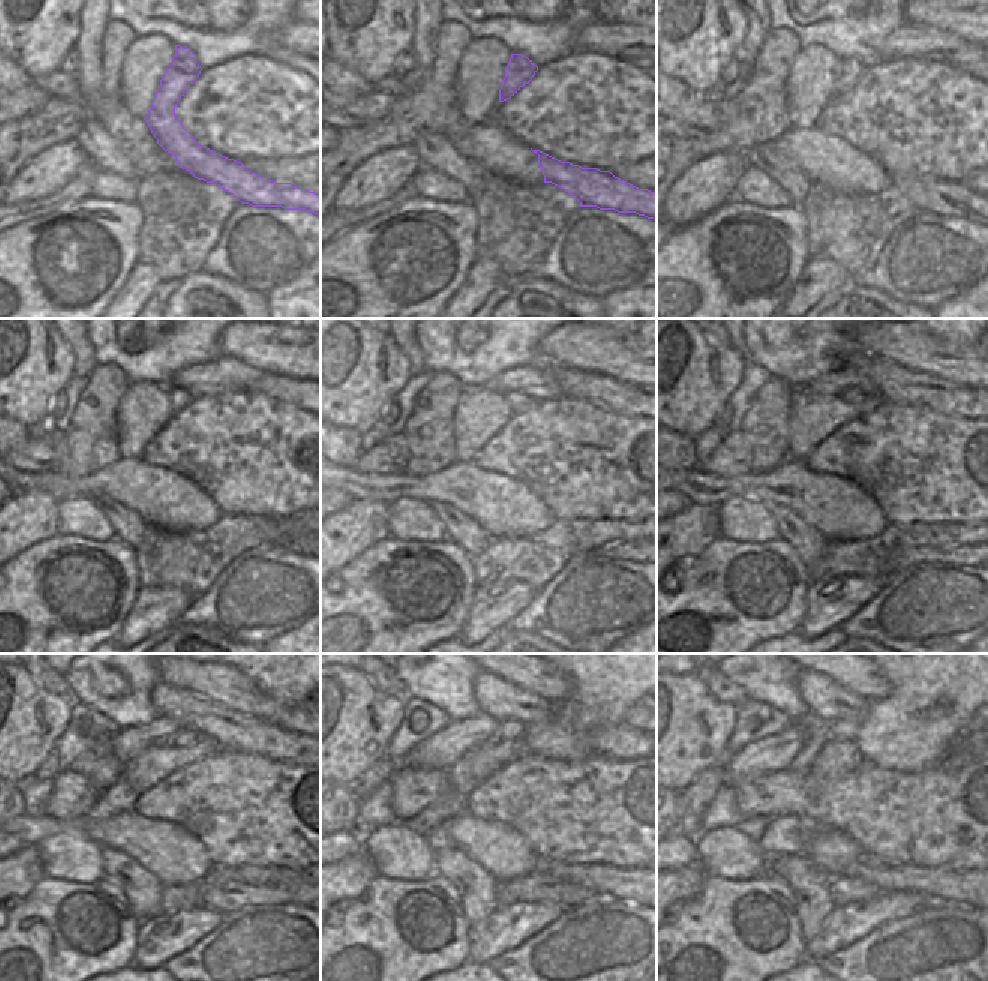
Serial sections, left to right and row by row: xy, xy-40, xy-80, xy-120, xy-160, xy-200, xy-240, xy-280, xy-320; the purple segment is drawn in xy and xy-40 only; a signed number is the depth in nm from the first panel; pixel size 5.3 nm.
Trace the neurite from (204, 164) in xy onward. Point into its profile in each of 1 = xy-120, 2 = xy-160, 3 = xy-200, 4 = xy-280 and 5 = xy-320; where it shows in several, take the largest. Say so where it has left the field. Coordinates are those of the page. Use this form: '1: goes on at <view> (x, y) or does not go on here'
1: goes on at xy-120 (180, 399)
2: goes on at xy-160 (519, 401)
3: goes on at xy-200 (853, 396)
4: goes on at xy-280 (508, 729)
5: goes on at xy-320 (841, 729)

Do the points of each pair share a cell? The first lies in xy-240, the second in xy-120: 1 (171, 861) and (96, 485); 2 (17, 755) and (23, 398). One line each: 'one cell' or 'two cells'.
1: one cell
2: one cell

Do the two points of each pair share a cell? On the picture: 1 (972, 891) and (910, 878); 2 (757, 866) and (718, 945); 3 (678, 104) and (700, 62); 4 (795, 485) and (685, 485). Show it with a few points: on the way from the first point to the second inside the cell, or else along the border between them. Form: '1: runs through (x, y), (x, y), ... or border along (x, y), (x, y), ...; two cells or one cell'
1: runs through (957, 885), (925, 881); one cell
2: border along (768, 872), (745, 881), (729, 881), (717, 876); two cells
3: border along (672, 77), (702, 93); two cells
4: runs through (768, 486), (712, 486); one cell

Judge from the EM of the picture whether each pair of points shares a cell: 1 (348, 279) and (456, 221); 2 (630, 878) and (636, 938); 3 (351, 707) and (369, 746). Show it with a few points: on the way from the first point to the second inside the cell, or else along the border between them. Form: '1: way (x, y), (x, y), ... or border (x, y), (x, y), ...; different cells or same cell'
1: way (375, 279), (390, 278), (429, 239); same cell
2: border (616, 899), (634, 902), (640, 906); different cells
3: way (351, 716), (351, 728), (360, 737); same cell

